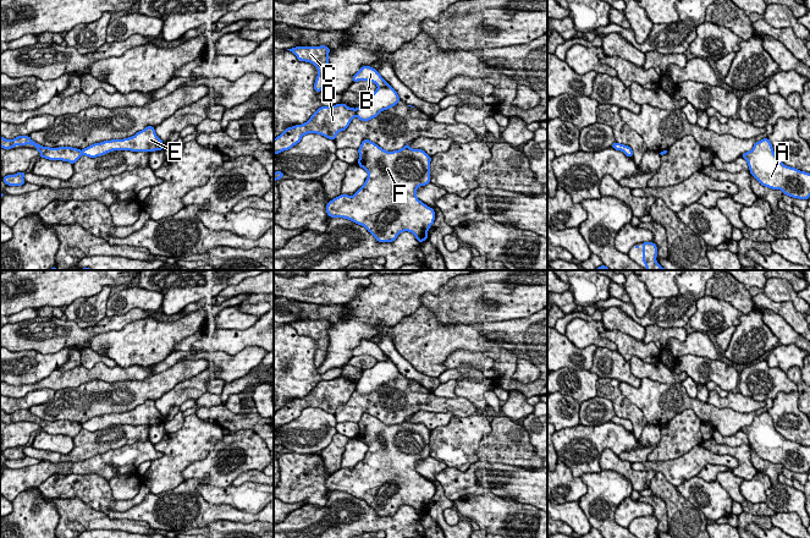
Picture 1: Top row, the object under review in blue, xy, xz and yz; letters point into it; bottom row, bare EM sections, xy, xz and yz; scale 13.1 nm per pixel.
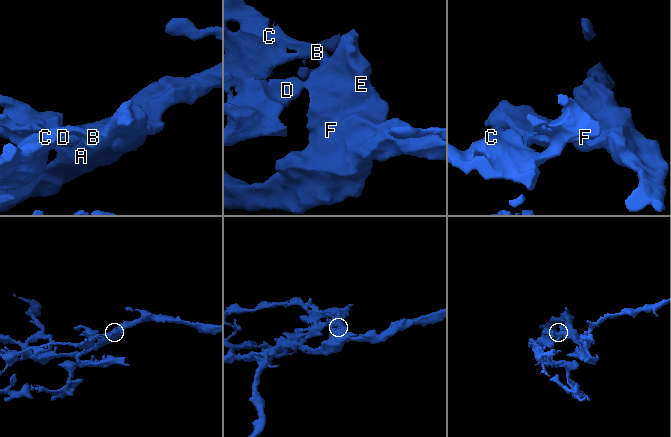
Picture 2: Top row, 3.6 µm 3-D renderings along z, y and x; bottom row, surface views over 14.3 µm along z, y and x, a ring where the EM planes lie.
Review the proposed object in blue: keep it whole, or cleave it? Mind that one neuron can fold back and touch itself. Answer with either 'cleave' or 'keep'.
cleave

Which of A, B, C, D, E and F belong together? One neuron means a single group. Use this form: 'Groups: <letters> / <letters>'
Groups: A E F / B C D

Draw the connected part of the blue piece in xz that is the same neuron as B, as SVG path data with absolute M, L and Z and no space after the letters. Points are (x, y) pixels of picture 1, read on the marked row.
M362 66L360 70L352 77L353 82L370 81L378 87L386 87L389 83L381 77L381 75L370 66Z

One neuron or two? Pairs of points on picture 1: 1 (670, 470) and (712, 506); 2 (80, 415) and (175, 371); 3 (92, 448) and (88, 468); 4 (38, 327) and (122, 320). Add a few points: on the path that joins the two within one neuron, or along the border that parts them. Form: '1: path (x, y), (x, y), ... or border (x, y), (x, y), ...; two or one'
1: border (696, 475), (677, 487); two
2: path (103, 399), (126, 396), (152, 388); one
3: border (119, 449), (109, 449), (78, 461), (62, 462); two
4: path (59, 333), (89, 333), (102, 327); one

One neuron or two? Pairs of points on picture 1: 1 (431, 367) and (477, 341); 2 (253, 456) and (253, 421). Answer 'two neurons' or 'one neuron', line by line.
1: one neuron
2: two neurons

